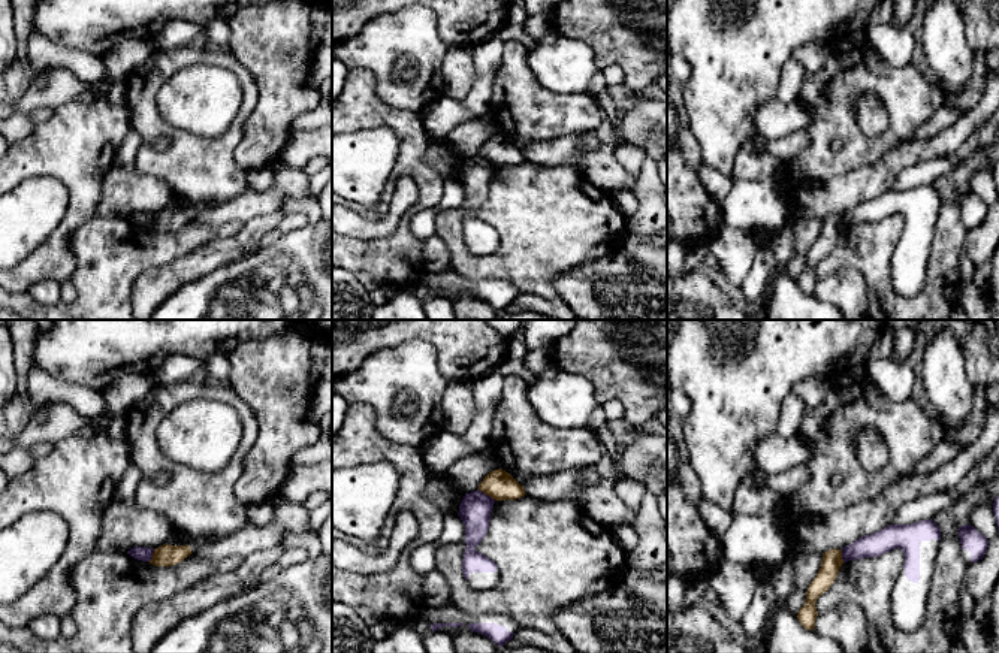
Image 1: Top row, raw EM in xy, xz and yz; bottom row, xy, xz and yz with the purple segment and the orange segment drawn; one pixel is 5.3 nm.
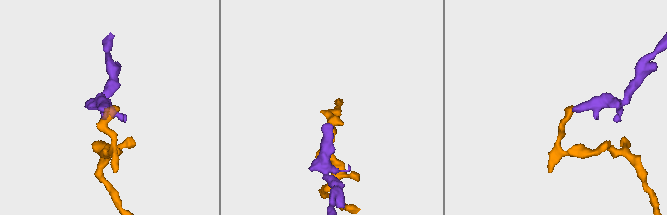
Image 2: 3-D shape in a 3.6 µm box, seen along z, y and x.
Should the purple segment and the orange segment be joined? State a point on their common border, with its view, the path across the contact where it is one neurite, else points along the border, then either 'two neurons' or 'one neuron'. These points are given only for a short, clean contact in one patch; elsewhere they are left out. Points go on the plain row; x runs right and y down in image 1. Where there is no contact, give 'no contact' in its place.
meets purple in xz at (486, 160); border along xz (479, 154), (495, 165); two neurons

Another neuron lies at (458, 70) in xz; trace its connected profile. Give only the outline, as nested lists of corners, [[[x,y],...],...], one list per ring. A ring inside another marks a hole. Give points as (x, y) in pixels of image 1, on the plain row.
[[[449,46],[441,61],[444,97],[464,100],[476,79],[476,67],[470,48]]]

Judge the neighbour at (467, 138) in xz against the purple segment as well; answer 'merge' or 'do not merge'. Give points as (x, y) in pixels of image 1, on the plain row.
do not merge

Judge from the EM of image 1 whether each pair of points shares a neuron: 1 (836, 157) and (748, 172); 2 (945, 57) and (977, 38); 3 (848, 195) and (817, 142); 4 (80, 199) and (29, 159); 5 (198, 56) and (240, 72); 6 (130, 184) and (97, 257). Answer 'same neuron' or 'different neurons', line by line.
1: different neurons
2: different neurons
3: different neurons
4: same neuron
5: same neuron
6: different neurons

